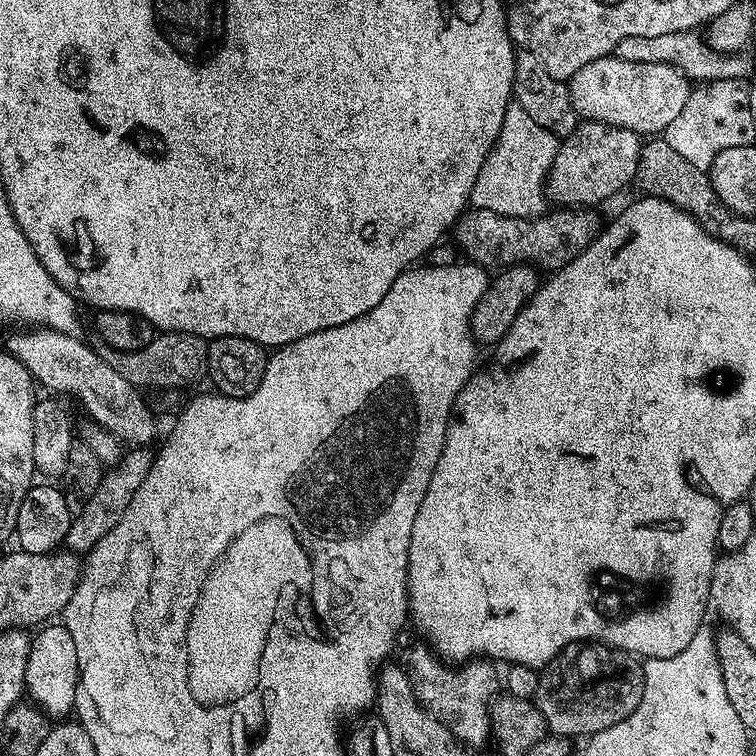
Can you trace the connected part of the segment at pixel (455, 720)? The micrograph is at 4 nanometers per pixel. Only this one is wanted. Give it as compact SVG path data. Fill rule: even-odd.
M427 645L414 647L409 656L409 671L417 687L417 695L425 705L431 706L448 724L457 737L470 746L482 744L491 737L492 694L500 688L500 672L488 658L476 658L453 666L443 662Z

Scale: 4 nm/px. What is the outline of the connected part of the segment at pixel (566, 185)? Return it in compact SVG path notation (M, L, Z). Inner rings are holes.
M588 120L581 123L576 131L572 133L570 142L559 149L556 153L556 160L552 164L550 173L550 188L560 196L565 196L565 201L576 206L600 206L603 200L611 198L615 192L620 192L642 168L642 152L640 156L641 133L631 132L625 128L619 128L613 124L603 124L600 120Z

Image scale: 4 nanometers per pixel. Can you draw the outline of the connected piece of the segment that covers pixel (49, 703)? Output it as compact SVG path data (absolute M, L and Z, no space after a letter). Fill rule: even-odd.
M62 622L45 623L37 632L40 633L33 635L28 645L24 687L31 703L42 709L45 716L64 718L76 706L76 686L80 677L78 650L74 650L74 638L70 638L70 630Z

